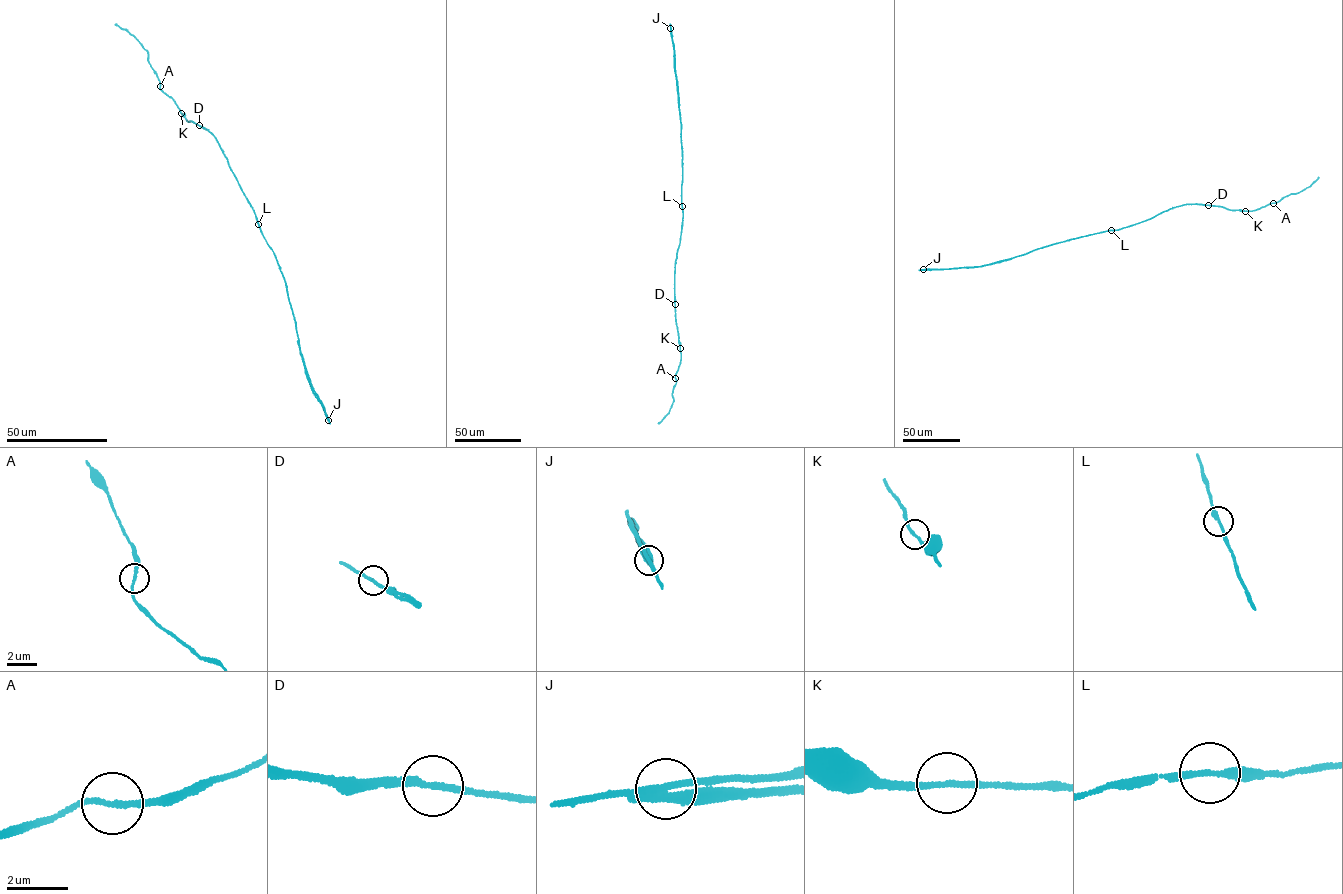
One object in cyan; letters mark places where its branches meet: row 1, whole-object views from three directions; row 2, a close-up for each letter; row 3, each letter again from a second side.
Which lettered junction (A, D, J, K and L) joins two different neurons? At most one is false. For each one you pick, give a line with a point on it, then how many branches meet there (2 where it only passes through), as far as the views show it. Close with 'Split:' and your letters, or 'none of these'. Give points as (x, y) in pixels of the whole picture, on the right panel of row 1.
J: (923, 269) | 2
Split: J

